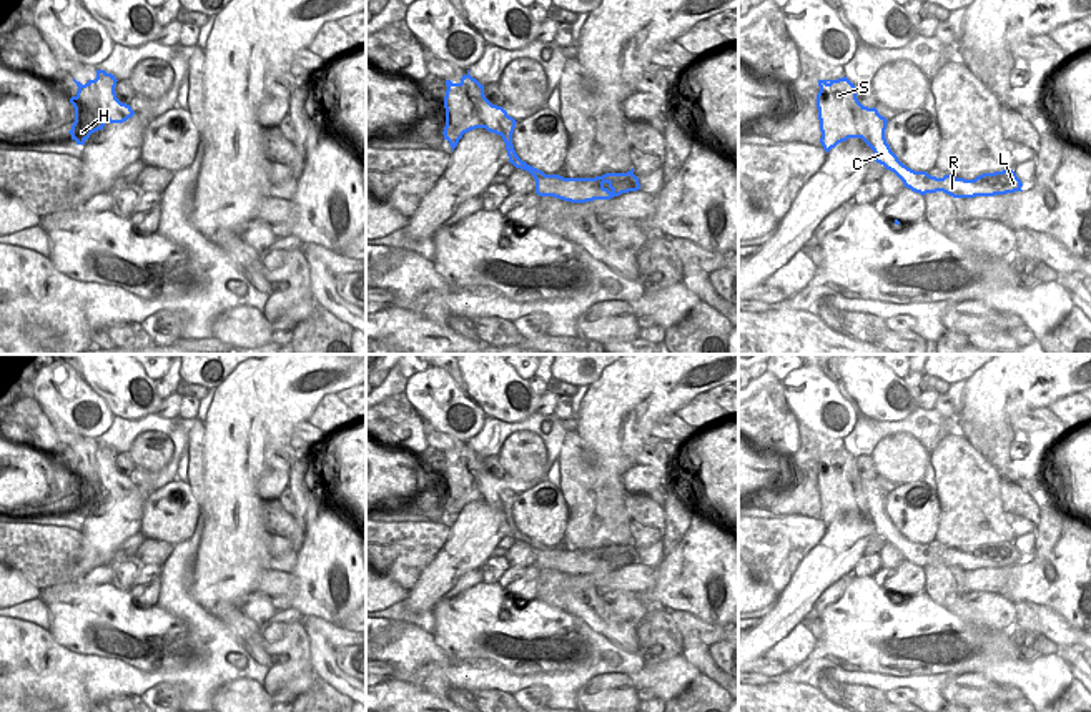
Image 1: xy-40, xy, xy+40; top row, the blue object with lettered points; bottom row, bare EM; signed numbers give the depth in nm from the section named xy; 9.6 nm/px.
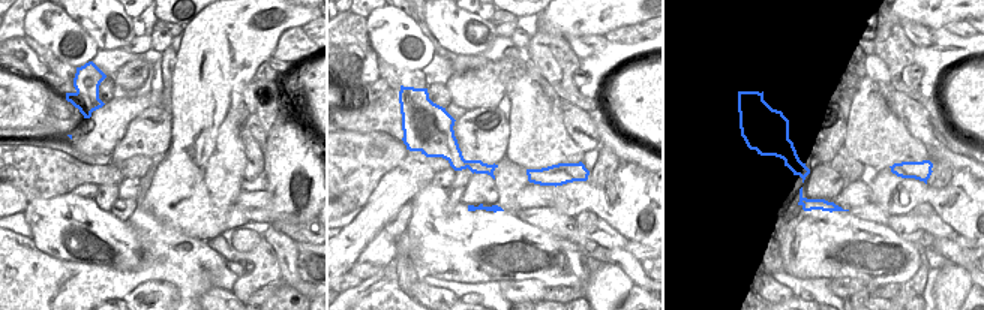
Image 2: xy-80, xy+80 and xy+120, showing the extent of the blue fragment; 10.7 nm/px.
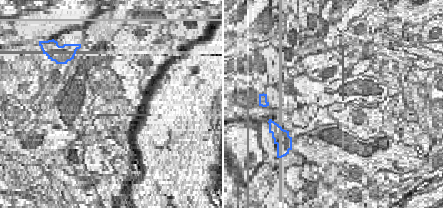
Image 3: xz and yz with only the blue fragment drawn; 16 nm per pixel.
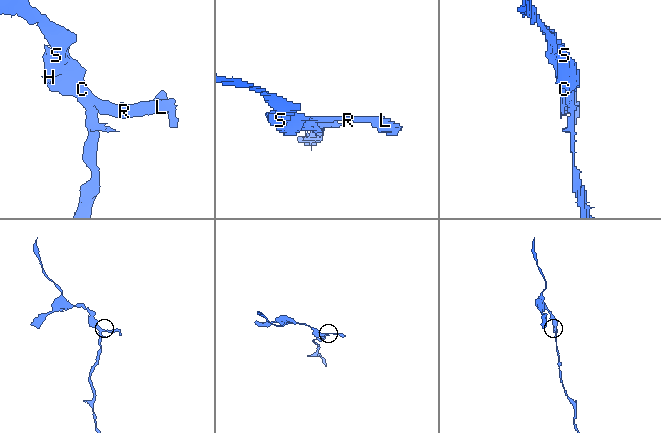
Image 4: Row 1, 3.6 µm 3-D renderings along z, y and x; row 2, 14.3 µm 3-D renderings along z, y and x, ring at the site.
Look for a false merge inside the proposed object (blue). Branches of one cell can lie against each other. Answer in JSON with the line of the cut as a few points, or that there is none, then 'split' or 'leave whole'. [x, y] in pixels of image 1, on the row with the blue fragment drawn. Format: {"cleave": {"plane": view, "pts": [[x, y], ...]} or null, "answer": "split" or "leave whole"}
{"cleave": {"plane": "xy+40", "pts": [[867, 110], [870, 145]]}, "answer": "split"}

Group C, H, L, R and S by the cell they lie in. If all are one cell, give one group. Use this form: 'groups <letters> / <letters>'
groups C L R / H S

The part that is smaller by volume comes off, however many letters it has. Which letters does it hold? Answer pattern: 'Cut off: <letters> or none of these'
Cut off: C, L, R

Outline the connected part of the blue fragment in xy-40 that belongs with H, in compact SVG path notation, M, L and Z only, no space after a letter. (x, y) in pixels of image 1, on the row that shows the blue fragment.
M96 70L95 80L88 80L85 85L75 78L73 82L78 91L70 98L75 108L75 121L68 133L77 145L85 145L91 133L103 130L115 116L128 120L135 115L130 105L116 98L115 87L118 80L115 75Z

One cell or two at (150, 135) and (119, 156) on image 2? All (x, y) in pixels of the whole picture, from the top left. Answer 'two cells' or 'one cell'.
one cell

